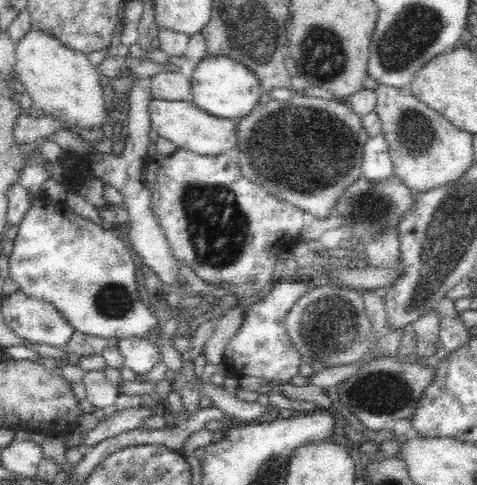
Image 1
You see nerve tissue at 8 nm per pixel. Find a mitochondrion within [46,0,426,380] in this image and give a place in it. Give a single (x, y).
(297, 147)

